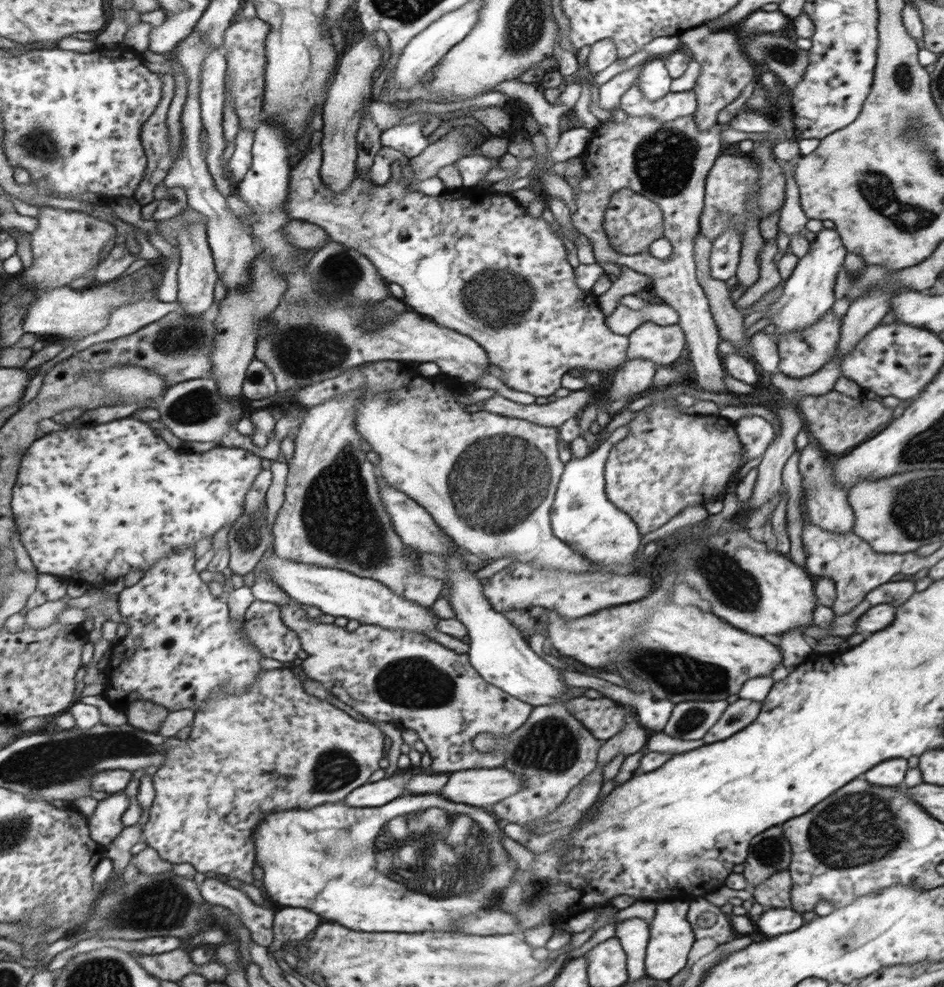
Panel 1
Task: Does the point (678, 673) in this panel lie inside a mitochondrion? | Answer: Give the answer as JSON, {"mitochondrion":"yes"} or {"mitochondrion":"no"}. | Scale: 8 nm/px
{"mitochondrion":"yes"}

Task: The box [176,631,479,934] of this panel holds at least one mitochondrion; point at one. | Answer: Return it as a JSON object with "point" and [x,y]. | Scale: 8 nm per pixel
{"point":[416,682]}

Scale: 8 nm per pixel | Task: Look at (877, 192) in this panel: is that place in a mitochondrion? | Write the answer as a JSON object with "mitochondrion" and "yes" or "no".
{"mitochondrion":"yes"}

